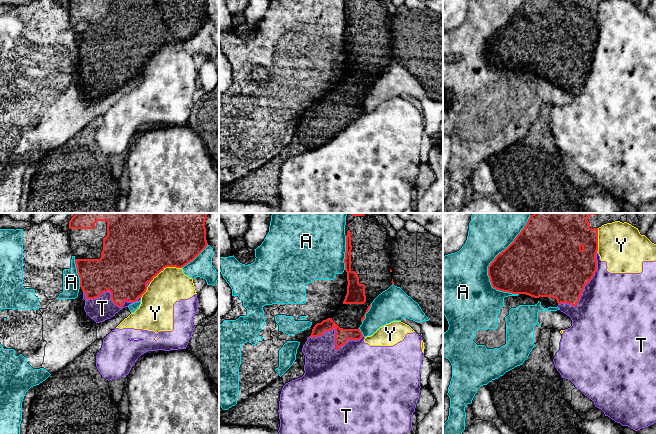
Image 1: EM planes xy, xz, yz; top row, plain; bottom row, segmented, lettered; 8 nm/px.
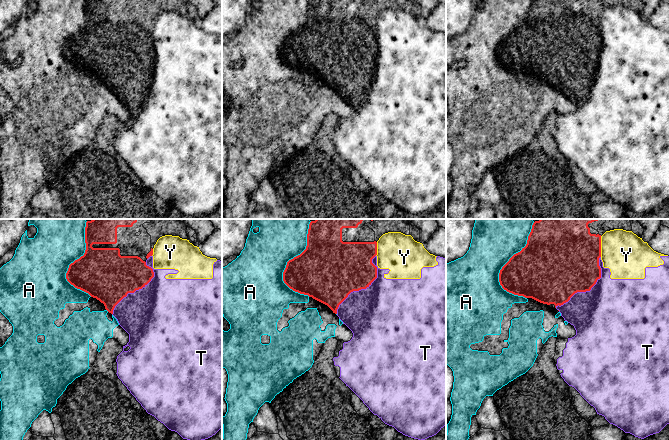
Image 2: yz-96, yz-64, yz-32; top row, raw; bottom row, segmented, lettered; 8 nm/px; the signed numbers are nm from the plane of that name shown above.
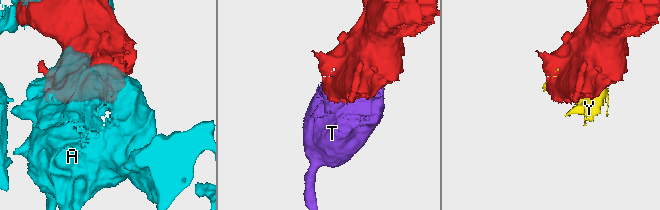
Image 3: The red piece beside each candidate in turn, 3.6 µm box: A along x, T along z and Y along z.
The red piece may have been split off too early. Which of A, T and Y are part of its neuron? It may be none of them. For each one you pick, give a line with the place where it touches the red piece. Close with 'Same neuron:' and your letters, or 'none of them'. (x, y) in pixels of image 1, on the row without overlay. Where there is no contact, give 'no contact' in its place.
Same neuron: none of them

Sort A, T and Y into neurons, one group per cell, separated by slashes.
A / T Y

